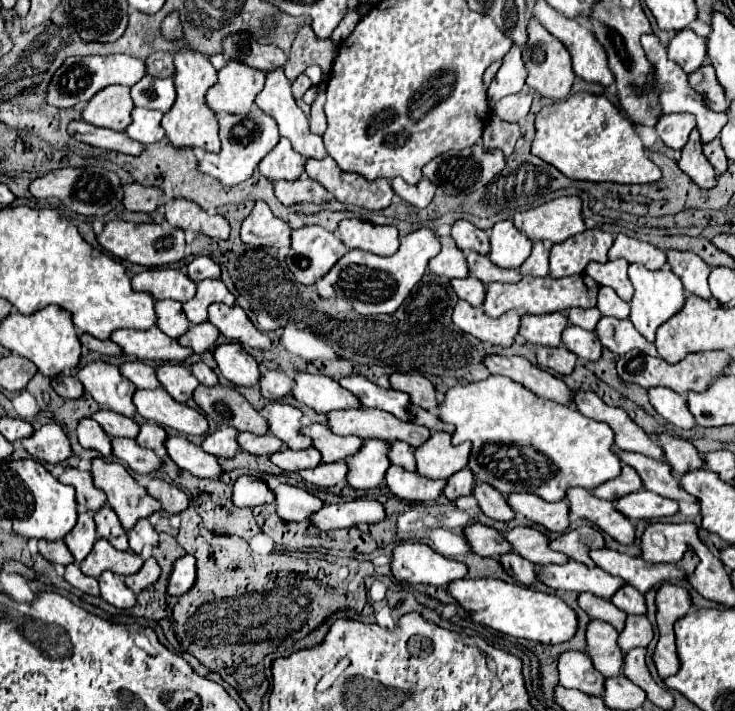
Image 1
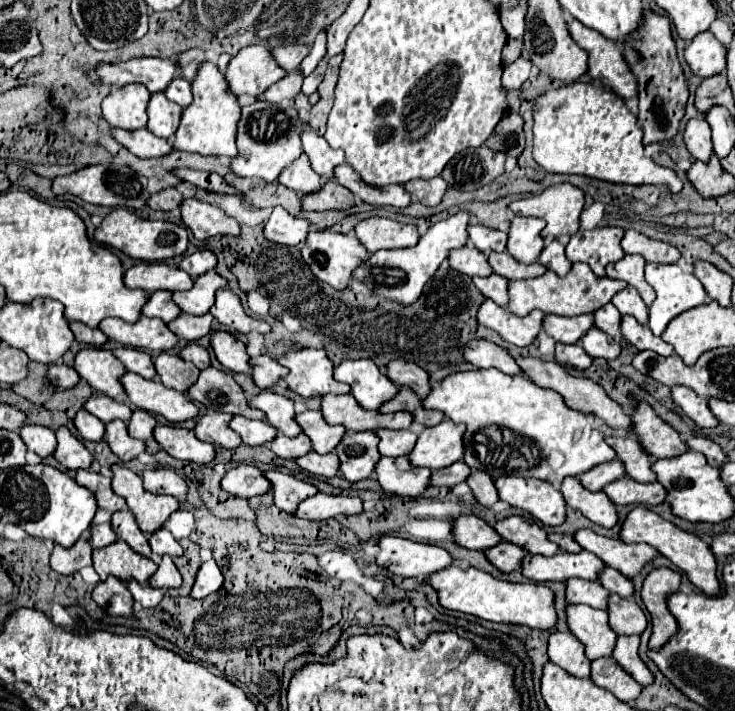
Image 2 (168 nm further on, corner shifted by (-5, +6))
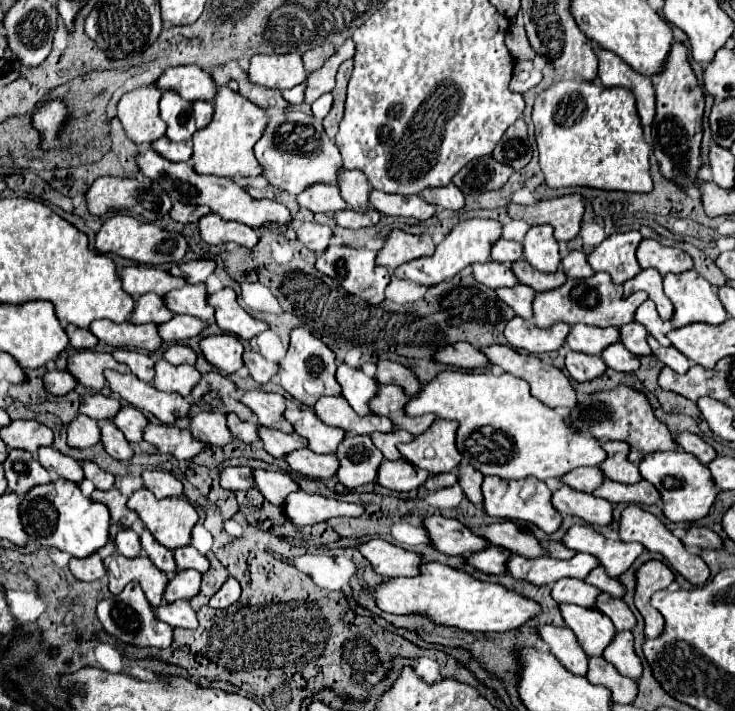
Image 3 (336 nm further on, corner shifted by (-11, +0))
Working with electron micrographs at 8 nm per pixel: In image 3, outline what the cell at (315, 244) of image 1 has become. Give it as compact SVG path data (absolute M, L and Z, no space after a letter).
M329 245L315 261L315 267L317 271L329 275L331 279L341 279L341 287L345 291L349 291L351 295L357 295L361 297L363 301L367 303L379 303L383 301L383 289L387 287L389 283L389 271L381 265L375 263L375 251L371 249L365 249L365 247L359 247L359 249L353 249L353 247L339 247L339 245Z

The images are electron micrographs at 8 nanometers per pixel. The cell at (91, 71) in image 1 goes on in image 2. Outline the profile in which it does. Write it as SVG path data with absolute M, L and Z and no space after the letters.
M139 57L115 65L99 65L97 75L103 79L103 83L113 85L113 89L129 83L143 83L151 93L159 93L169 87L169 81L179 77L177 69L175 59Z

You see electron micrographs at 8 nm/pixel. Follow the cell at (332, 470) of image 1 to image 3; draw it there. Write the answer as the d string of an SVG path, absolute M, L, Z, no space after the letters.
M311 449L293 451L291 455L287 455L285 461L295 473L301 473L311 479L331 479L339 469L337 455L319 455L313 453Z

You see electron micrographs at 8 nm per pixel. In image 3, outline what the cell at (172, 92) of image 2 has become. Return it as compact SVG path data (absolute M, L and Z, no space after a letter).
M195 101L193 113L195 113L197 127L205 127L211 121L211 103L209 101Z

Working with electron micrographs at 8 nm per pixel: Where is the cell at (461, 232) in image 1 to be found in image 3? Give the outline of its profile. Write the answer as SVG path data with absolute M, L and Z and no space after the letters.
M497 239L491 245L491 259L499 263L513 263L523 257L523 247L517 241L507 241L507 239Z

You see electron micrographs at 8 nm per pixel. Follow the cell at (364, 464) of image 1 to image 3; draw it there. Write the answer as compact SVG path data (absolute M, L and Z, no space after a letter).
M345 435L345 441L339 445L339 451L335 455L341 463L337 479L347 489L357 489L361 485L373 483L377 477L377 469L383 461L381 451L367 435Z

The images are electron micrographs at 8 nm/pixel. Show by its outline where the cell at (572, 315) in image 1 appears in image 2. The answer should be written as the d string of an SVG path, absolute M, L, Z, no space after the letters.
M605 305L601 309L597 309L595 313L595 325L597 329L605 331L611 337L621 337L621 313L615 309L615 305Z

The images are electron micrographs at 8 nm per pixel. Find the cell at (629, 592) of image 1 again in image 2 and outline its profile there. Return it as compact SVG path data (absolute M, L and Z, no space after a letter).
M611 567L603 569L597 579L609 593L617 593L619 597L631 597L631 593L633 593L631 579L621 575L617 569L611 569Z

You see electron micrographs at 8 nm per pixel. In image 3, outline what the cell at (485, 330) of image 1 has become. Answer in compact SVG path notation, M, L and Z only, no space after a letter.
M513 317L505 325L505 339L515 349L525 349L529 353L549 353L557 351L563 345L563 337L567 337L567 331L567 323L555 323L547 329L541 329L527 319Z

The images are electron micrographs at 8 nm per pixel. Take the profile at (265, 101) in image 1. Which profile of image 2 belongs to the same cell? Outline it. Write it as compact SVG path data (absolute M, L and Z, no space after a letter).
M305 123L305 131L301 135L301 141L303 141L303 149L305 149L307 157L311 159L315 173L319 173L327 181L331 181L335 167L345 163L345 153L331 149L327 145L327 141L323 137L319 137L307 123Z

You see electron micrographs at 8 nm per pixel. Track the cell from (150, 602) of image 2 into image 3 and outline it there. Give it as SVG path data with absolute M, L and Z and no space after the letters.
M187 601L163 603L163 605L151 607L151 609L153 609L153 613L155 613L157 619L163 619L171 627L187 627L187 629L195 629L197 627L195 611L189 607Z

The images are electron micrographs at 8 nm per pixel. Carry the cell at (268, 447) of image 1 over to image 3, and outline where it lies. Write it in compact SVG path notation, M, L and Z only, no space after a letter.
M235 413L227 415L227 427L231 429L231 433L235 437L239 437L243 443L259 443L259 423L249 423L249 421L241 421Z

